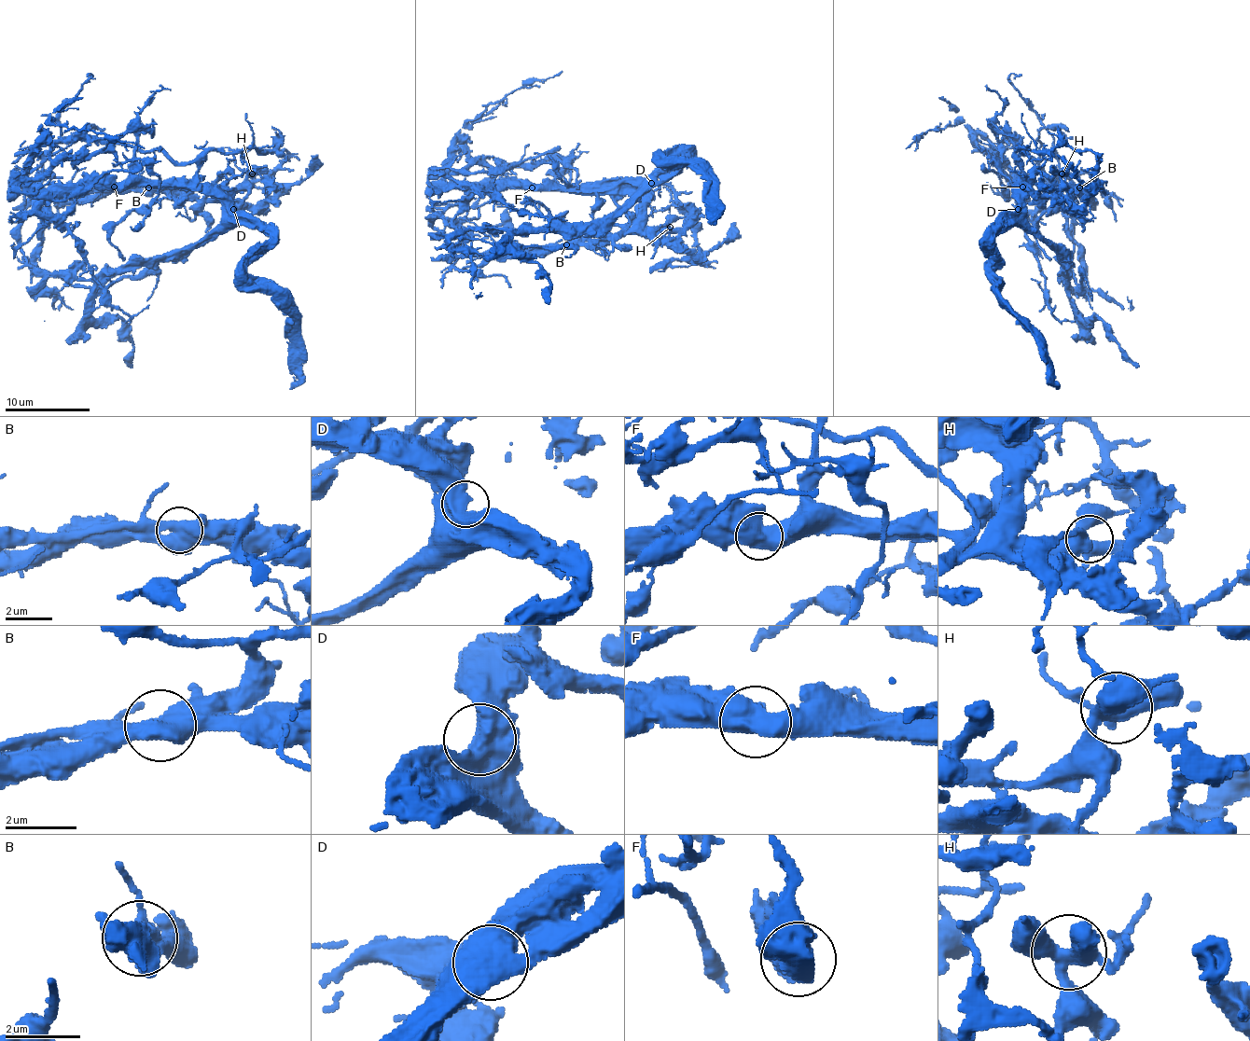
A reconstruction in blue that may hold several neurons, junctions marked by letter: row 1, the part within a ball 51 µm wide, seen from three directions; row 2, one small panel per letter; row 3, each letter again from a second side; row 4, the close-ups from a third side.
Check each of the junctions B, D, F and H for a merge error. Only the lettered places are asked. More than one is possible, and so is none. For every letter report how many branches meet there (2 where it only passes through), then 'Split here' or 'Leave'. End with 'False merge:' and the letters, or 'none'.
B: Branches: 2. Split here
D: Branches: 1. Leave
F: Branches: 2. Leave
H: Branches: 4. Leave
False merge: B

